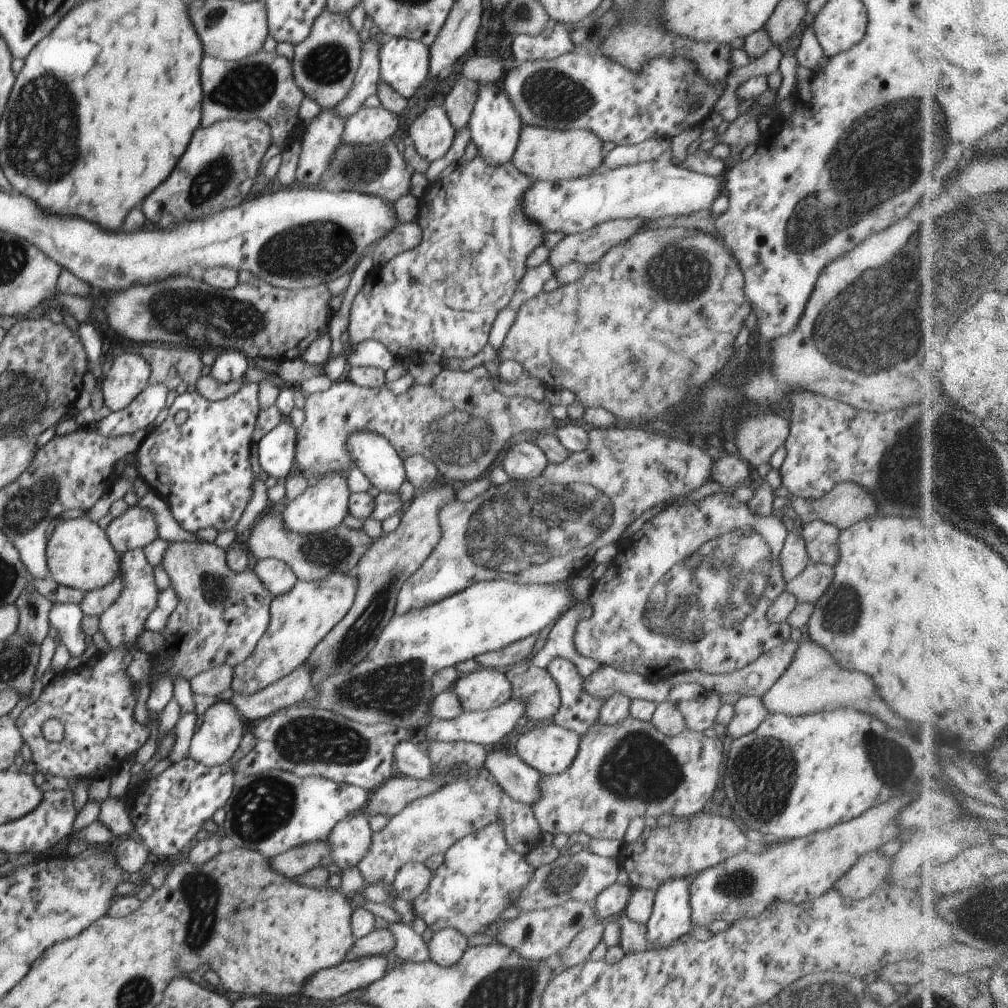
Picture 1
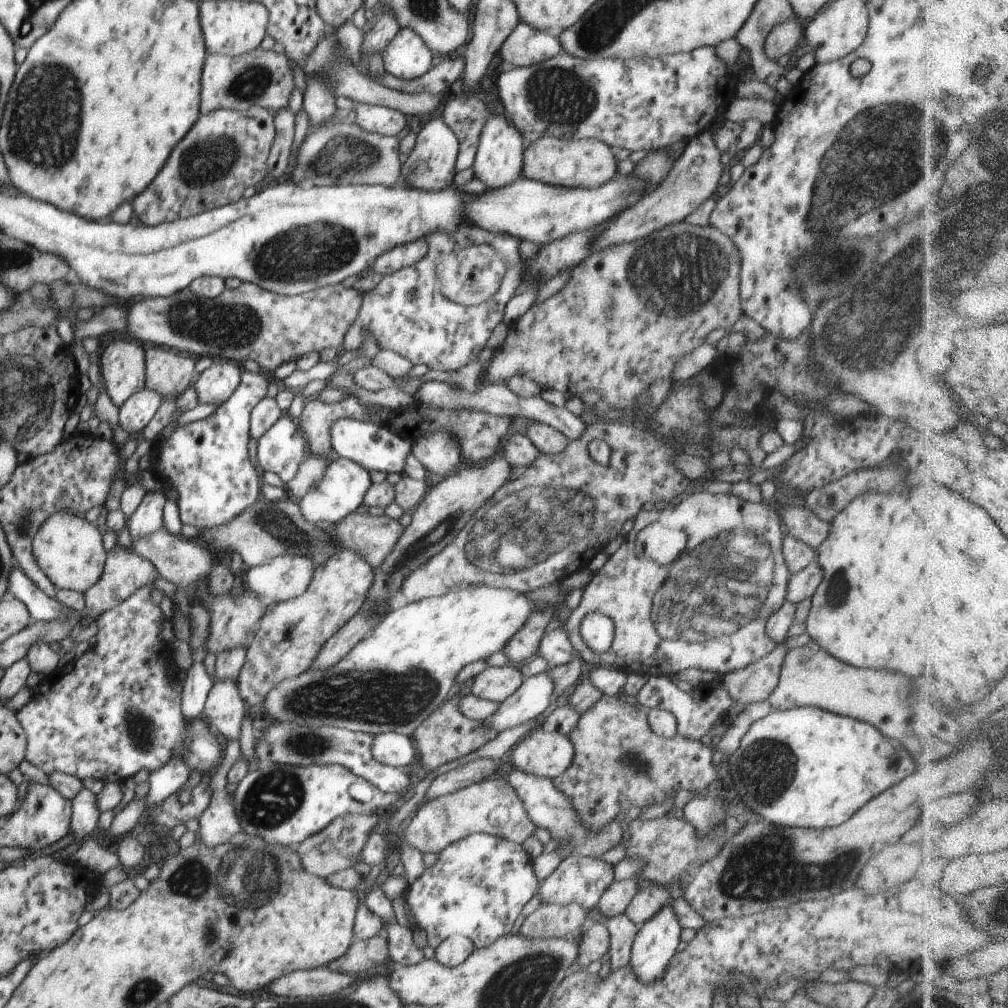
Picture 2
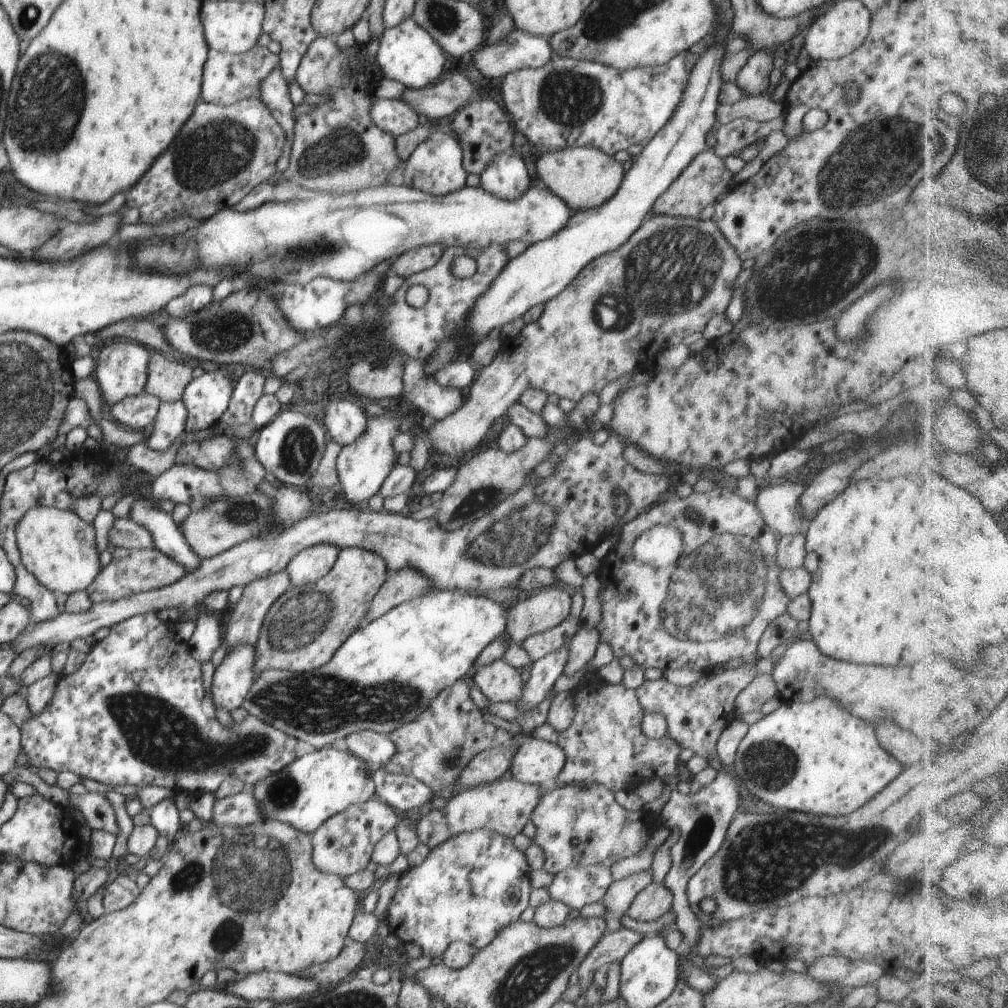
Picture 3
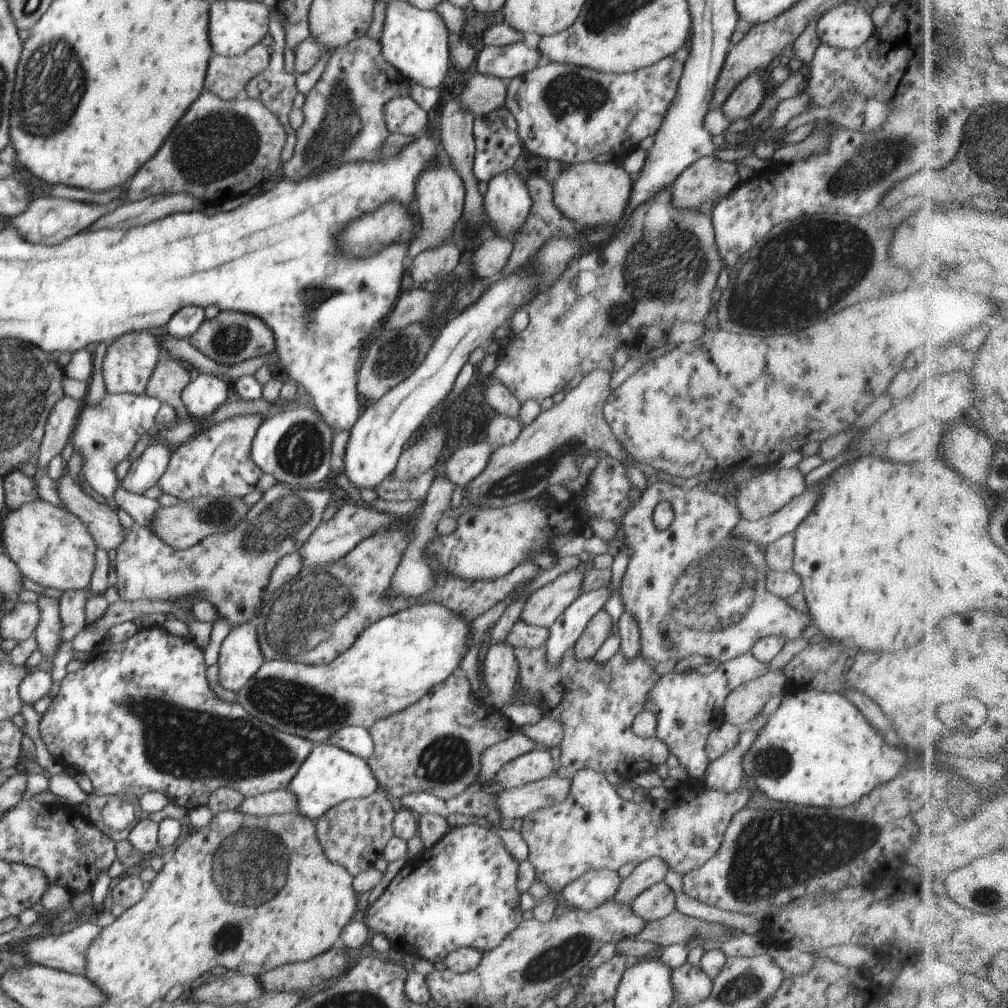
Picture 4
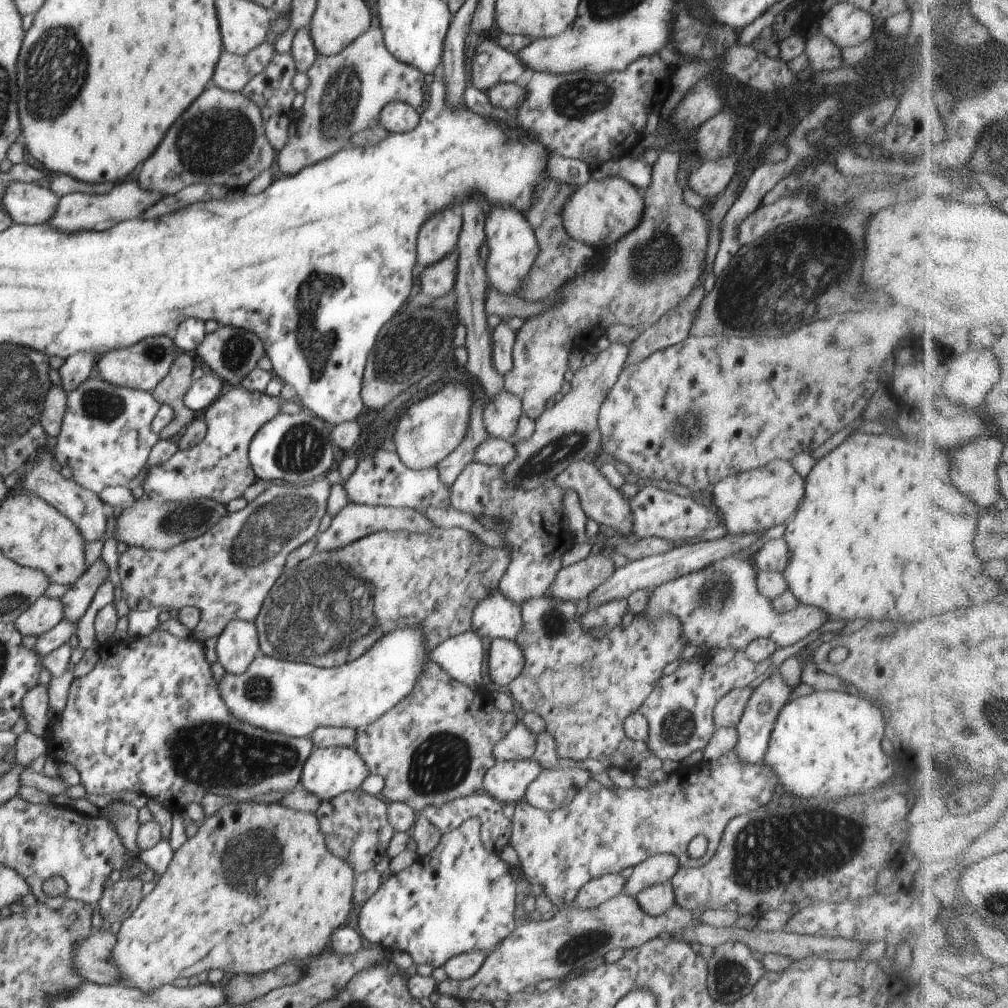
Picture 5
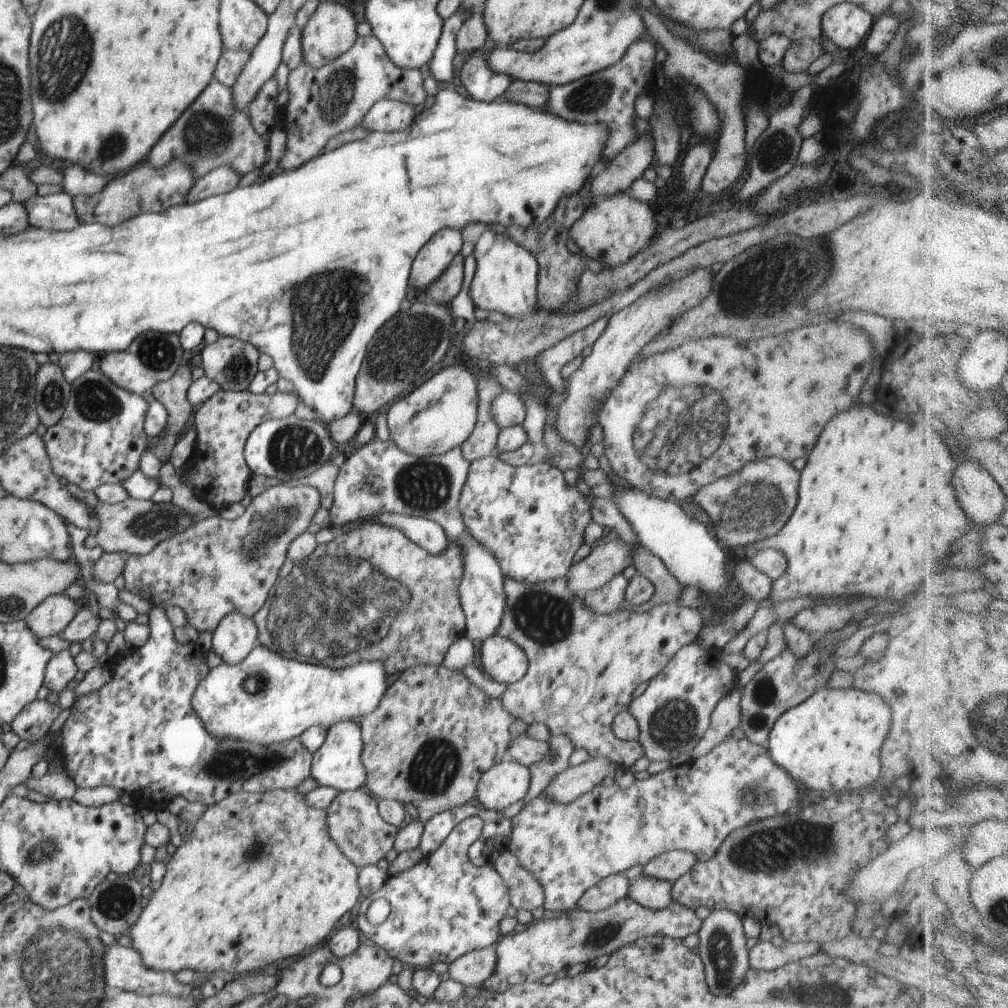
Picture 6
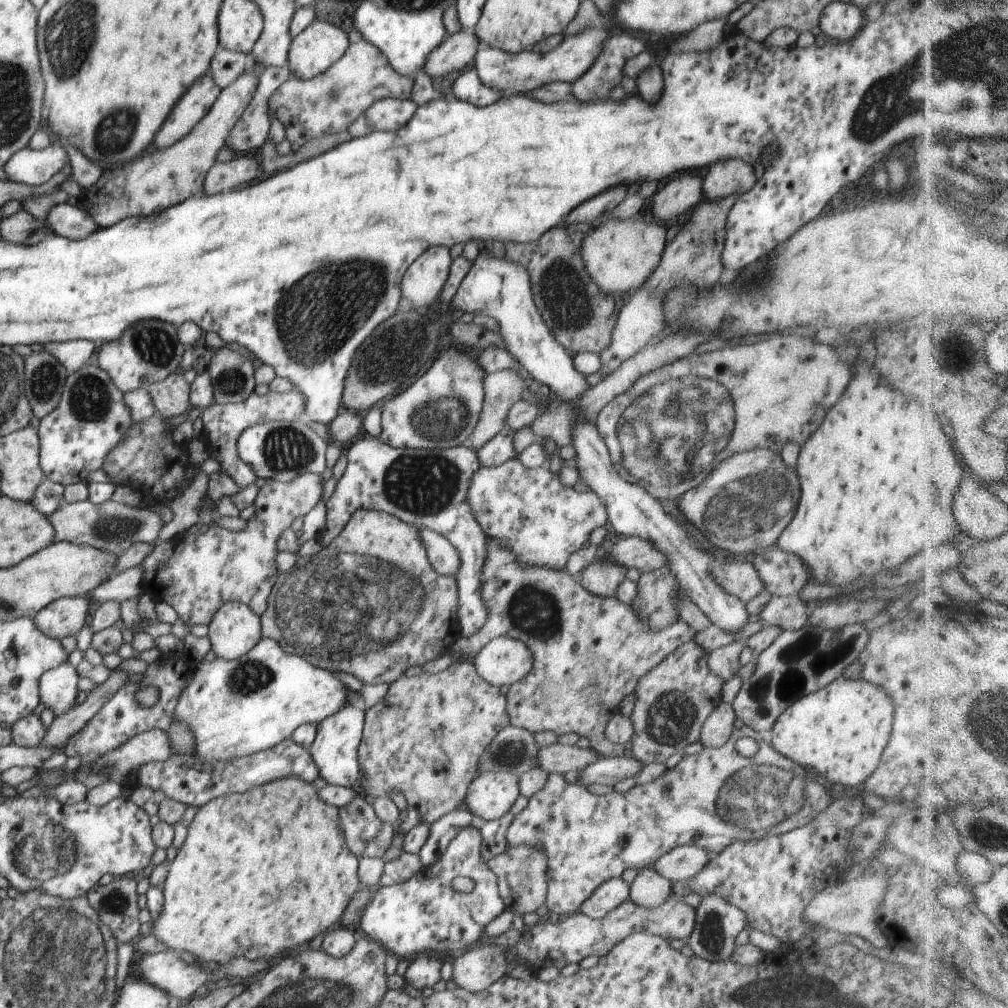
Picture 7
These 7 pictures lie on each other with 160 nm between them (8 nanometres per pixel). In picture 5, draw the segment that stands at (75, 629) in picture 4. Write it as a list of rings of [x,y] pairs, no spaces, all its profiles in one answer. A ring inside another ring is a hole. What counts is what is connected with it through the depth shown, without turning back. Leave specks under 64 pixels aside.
[[[102,558],[88,567],[80,579],[60,599],[65,609],[65,620],[78,622],[91,605],[96,591],[109,579],[109,569]]]

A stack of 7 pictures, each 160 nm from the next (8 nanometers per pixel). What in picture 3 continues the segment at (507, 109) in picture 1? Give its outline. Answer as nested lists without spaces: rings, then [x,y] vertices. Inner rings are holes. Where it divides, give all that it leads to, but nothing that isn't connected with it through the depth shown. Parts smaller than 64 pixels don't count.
[[[515,148],[500,153],[480,175],[480,186],[505,201],[518,200],[531,187],[530,174]]]

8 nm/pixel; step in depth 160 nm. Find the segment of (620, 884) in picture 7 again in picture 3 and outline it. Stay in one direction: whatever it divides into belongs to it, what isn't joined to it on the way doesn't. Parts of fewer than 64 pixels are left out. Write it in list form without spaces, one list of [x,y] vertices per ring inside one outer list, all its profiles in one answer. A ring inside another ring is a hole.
[[[606,865],[576,866],[554,875],[547,889],[552,900],[563,902],[576,913],[586,904],[602,902],[613,881]]]

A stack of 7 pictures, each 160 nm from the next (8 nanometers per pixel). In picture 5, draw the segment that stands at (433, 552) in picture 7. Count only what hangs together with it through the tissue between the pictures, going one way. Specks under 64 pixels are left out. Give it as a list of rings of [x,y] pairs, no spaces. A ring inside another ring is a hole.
[[[348,503],[345,508],[334,516],[330,528],[316,536],[316,552],[340,550],[344,546],[352,544],[352,542],[361,540],[379,531],[428,533],[430,530],[433,530],[434,526],[430,518],[422,515],[422,512],[418,509]]]

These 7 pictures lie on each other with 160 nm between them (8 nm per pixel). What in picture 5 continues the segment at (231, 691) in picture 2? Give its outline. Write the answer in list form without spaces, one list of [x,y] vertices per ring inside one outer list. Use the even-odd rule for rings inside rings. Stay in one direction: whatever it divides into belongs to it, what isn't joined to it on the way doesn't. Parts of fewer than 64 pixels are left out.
[[[232,620],[218,636],[218,661],[226,673],[240,675],[260,654],[259,637],[254,622]]]

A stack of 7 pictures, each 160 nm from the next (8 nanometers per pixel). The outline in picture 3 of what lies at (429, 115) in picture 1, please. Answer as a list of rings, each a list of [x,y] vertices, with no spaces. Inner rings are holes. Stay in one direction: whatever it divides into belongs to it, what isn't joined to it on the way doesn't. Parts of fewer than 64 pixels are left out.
[[[434,132],[423,142],[405,162],[404,185],[421,190],[426,194],[444,196],[466,187],[466,169],[463,167],[462,149],[452,134]]]

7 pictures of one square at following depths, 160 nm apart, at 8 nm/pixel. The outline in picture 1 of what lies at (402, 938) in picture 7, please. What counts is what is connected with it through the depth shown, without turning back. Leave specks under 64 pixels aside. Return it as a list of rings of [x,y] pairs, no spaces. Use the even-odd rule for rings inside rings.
[[[500,821],[461,838],[444,854],[444,862],[432,872],[427,889],[419,900],[412,901],[415,910],[419,910],[416,915],[434,933],[456,929],[466,938],[485,933],[521,896],[535,875],[536,869],[526,862],[525,855],[510,848]]]

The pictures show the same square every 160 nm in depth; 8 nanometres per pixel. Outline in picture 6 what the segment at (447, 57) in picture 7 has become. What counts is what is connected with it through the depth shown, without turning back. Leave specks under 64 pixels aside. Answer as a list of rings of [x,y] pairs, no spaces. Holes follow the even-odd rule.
[[[474,10],[468,20],[462,24],[460,31],[456,34],[456,50],[459,52],[481,52],[488,38],[488,30],[484,23],[482,10]]]

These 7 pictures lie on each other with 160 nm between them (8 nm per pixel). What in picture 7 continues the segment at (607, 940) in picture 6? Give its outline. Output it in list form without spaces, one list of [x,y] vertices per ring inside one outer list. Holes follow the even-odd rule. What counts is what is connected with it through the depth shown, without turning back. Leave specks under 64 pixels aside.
[[[674,894],[662,906],[652,909],[639,906],[632,900],[626,900],[600,919],[592,919],[580,912],[573,913],[562,922],[558,920],[555,924],[547,917],[542,918],[534,927],[534,936],[530,936],[530,940],[525,940],[522,936],[514,946],[505,947],[504,956],[510,970],[520,966],[529,970],[533,966],[539,969],[540,964],[542,969],[554,966],[560,968],[571,963],[580,963],[589,956],[605,956],[616,947],[616,944],[635,933],[657,935],[669,942],[672,939],[683,940],[688,944],[694,928],[695,909]]]

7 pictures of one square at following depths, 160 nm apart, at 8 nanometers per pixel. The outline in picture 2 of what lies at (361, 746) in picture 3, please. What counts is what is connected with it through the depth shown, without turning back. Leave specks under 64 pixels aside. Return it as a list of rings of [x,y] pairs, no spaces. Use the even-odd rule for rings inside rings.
[[[389,732],[373,735],[371,753],[382,764],[406,770],[416,760],[417,750],[407,735]]]

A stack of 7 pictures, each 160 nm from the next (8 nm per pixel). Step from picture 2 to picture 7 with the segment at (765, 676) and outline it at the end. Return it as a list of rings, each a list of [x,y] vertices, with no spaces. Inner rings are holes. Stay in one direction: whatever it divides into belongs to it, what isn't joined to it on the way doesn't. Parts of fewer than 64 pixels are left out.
[[[721,701],[702,726],[700,741],[705,748],[720,748],[730,740],[735,727],[736,712]]]

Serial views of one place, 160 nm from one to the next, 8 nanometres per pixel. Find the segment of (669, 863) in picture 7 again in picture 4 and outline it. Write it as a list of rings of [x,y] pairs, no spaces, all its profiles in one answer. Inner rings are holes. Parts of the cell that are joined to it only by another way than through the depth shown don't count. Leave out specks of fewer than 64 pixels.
[[[658,857],[644,860],[635,867],[630,876],[620,882],[614,902],[631,905],[644,890],[664,881],[669,868],[668,864]]]

